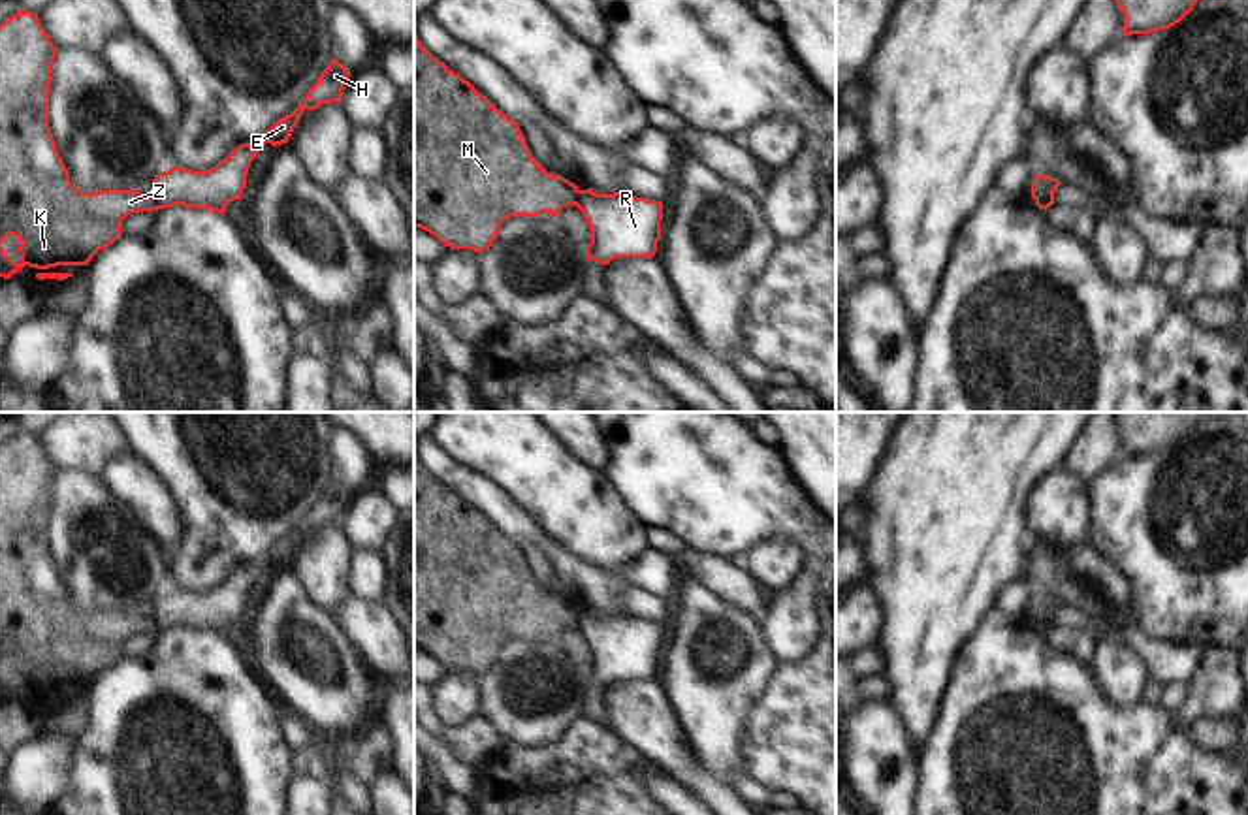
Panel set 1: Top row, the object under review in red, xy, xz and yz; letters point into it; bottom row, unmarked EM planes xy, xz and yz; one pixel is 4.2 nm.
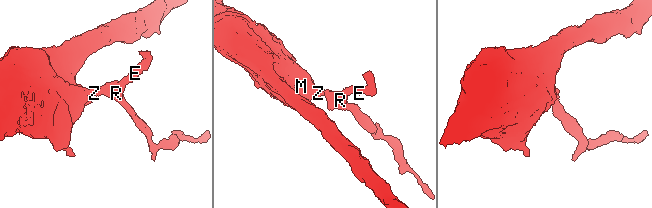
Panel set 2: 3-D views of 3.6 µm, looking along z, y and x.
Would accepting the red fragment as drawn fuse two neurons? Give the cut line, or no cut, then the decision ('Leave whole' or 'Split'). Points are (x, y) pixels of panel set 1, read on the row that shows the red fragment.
Split along xz (580, 191), (575, 204). Split

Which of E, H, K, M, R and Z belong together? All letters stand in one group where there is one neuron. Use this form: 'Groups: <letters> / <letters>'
Groups: E H R / K M Z

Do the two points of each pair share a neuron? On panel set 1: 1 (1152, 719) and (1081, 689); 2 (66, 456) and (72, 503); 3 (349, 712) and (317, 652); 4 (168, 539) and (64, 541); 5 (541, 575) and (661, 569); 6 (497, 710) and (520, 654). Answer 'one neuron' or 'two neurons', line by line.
1: one neuron
2: two neurons
3: one neuron
4: two neurons
5: two neurons
6: one neuron

